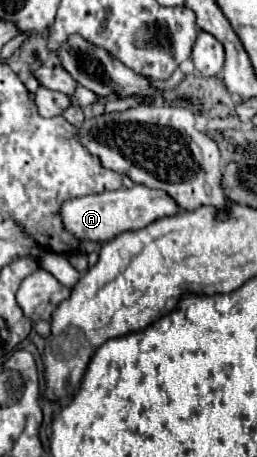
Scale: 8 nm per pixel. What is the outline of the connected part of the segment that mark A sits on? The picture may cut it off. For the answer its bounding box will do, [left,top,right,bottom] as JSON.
[60,184,180,242]

